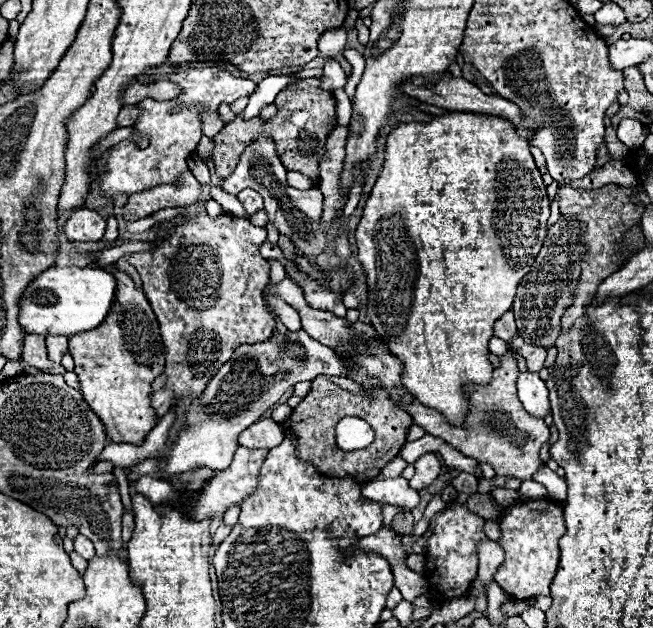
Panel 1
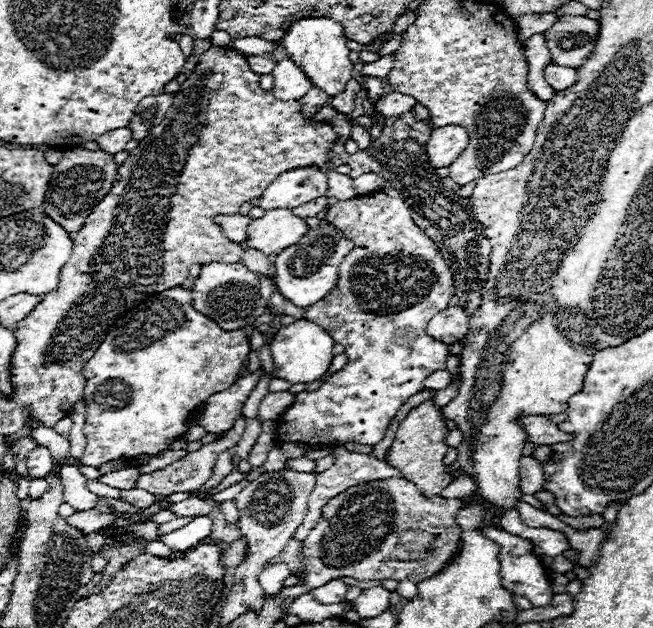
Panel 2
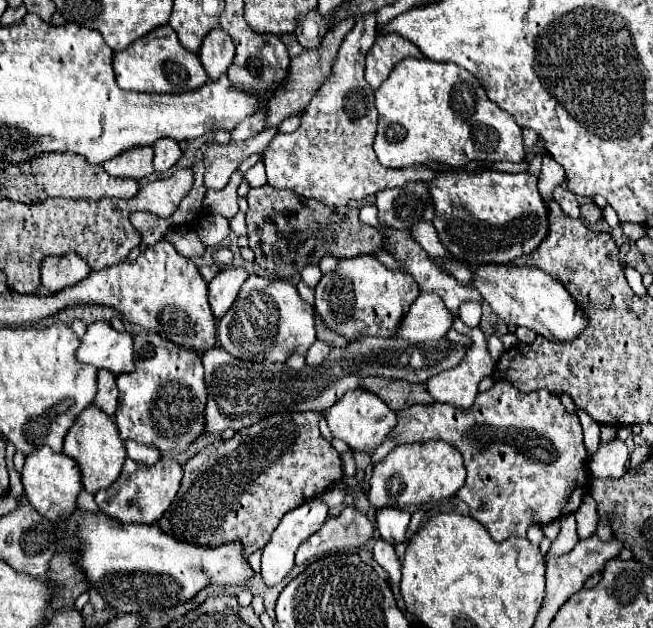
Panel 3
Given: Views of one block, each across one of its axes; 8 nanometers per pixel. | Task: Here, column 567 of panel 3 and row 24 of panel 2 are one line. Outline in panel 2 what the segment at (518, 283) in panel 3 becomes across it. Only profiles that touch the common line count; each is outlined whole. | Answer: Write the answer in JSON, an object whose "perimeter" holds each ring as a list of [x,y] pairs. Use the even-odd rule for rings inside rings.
{"perimeter":[[[300,18],[288,26],[288,32],[282,38],[288,58],[292,58],[312,80],[312,84],[328,96],[340,94],[346,82],[352,78],[352,62],[348,58],[350,50],[346,48],[346,42],[342,24],[332,18]]]}

